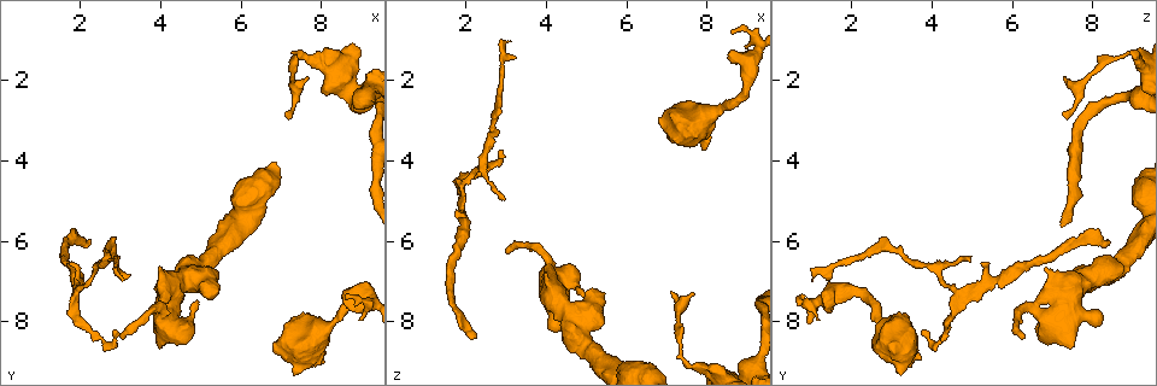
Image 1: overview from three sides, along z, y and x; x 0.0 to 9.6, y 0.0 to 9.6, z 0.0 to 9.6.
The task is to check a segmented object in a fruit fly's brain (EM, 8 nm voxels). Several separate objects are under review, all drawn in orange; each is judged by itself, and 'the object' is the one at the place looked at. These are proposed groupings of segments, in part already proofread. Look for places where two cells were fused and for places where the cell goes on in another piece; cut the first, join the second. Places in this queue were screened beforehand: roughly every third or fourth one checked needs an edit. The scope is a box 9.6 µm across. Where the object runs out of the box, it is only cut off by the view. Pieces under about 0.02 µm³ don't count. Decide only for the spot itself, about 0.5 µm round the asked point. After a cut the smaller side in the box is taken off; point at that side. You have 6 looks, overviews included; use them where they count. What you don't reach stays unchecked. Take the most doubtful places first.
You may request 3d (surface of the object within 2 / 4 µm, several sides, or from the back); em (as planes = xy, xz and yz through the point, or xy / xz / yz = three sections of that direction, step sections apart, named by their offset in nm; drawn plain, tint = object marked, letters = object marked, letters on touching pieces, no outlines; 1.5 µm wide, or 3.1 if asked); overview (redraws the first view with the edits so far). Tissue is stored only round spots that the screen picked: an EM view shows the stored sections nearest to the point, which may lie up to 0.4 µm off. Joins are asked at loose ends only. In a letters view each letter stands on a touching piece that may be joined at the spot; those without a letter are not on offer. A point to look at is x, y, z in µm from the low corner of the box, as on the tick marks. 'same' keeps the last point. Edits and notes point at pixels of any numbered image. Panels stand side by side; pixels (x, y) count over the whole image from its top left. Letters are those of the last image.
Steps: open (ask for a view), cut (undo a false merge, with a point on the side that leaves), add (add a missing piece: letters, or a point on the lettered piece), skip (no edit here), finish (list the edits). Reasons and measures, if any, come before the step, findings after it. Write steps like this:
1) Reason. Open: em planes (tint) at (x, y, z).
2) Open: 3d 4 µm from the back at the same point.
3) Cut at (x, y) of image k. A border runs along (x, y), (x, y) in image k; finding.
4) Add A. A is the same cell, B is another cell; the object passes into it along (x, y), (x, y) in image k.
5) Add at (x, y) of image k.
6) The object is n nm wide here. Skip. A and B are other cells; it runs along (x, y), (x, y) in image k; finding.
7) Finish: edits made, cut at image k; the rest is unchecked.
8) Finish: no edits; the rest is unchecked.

Branch stops here. Open: em planes (tint) at (2.90, 6.45, 4.95).

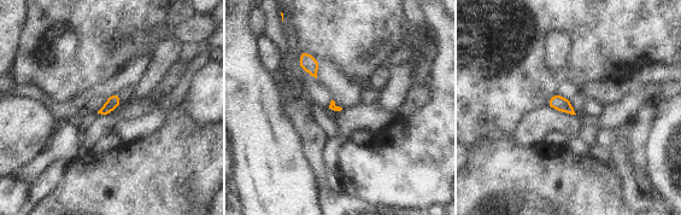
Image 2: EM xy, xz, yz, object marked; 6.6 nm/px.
What lies round it. Open: em planes (letters) at the same point.

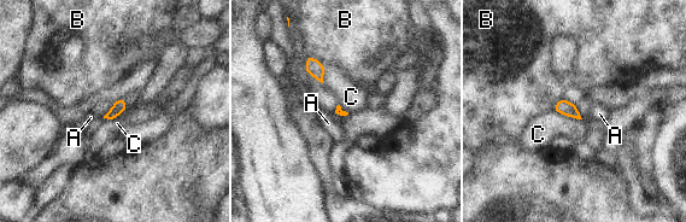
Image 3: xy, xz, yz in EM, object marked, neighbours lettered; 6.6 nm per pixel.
Skip. A, B and C are other cells; a border runs along (552, 110), (581, 120) in image 3; none of them fits.

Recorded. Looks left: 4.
An open end. Open: 3d 2 µm at (7.60, 1.95, 7.40).

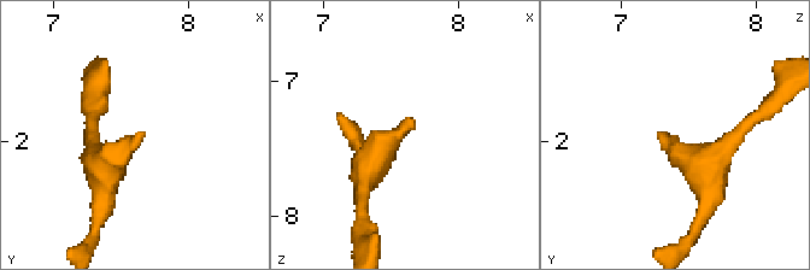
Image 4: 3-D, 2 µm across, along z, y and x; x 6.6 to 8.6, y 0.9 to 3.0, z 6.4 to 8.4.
Open: em planes (letters) at (7.64, 1.94, 7.36).

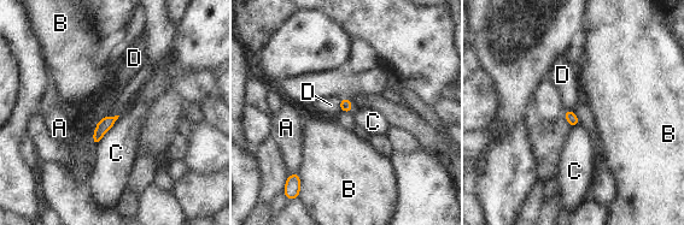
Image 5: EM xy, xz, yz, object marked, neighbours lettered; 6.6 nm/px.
Skip. A, B, C and D are other cells; none of them fits.

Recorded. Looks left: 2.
Finish: no edits; the rest is unchecked.

